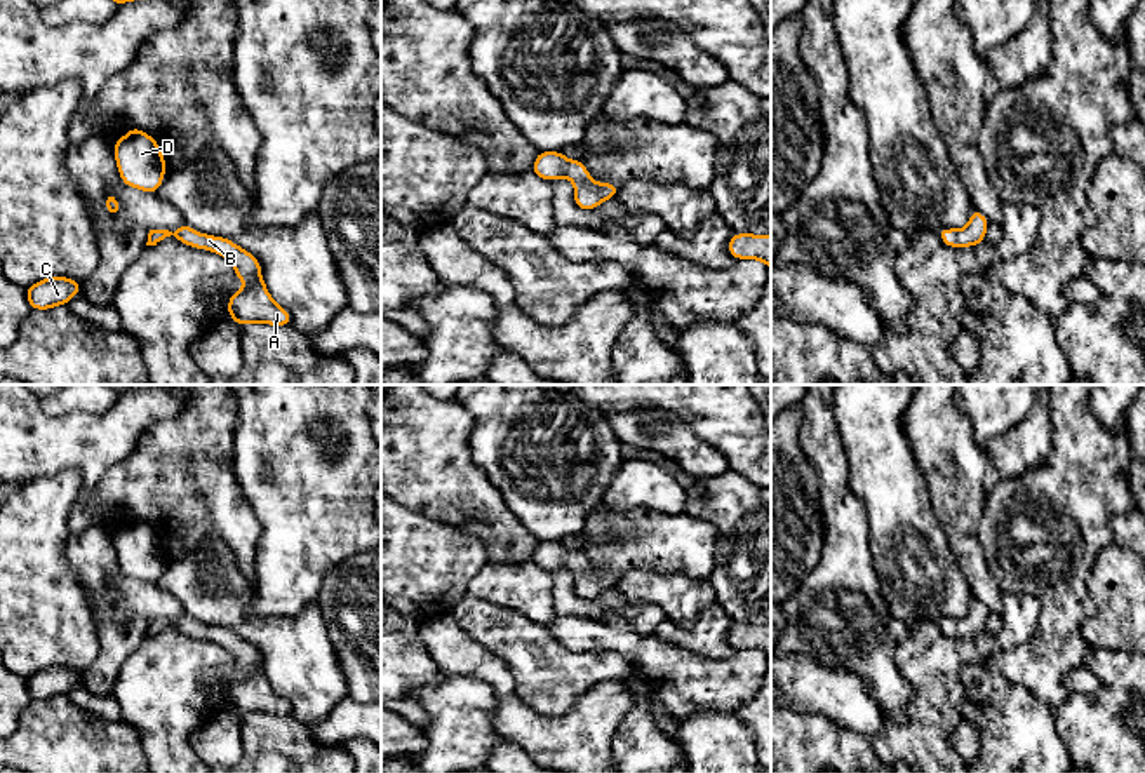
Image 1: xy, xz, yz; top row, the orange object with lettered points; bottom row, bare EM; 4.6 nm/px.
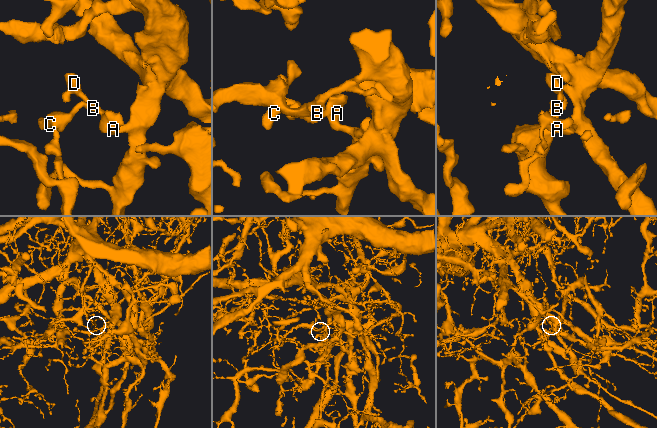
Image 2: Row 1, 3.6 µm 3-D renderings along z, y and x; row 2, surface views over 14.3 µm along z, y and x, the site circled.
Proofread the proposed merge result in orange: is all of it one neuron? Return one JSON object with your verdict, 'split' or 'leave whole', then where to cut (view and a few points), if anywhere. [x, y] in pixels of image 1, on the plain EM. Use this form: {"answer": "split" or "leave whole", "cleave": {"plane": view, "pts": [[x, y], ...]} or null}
{"answer": "leave whole", "cleave": null}

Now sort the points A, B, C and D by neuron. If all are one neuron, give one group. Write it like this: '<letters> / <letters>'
A B C D

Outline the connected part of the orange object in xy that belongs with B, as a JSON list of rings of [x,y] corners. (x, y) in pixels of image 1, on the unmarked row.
[[[186,613],[174,623],[164,618],[150,620],[146,635],[157,635],[171,625],[190,637],[224,646],[235,656],[237,670],[249,674],[247,677],[235,681],[228,689],[228,705],[240,717],[252,712],[280,717],[291,716],[291,703],[271,689],[261,667],[261,655],[251,642],[238,637],[230,628],[195,622]]]

